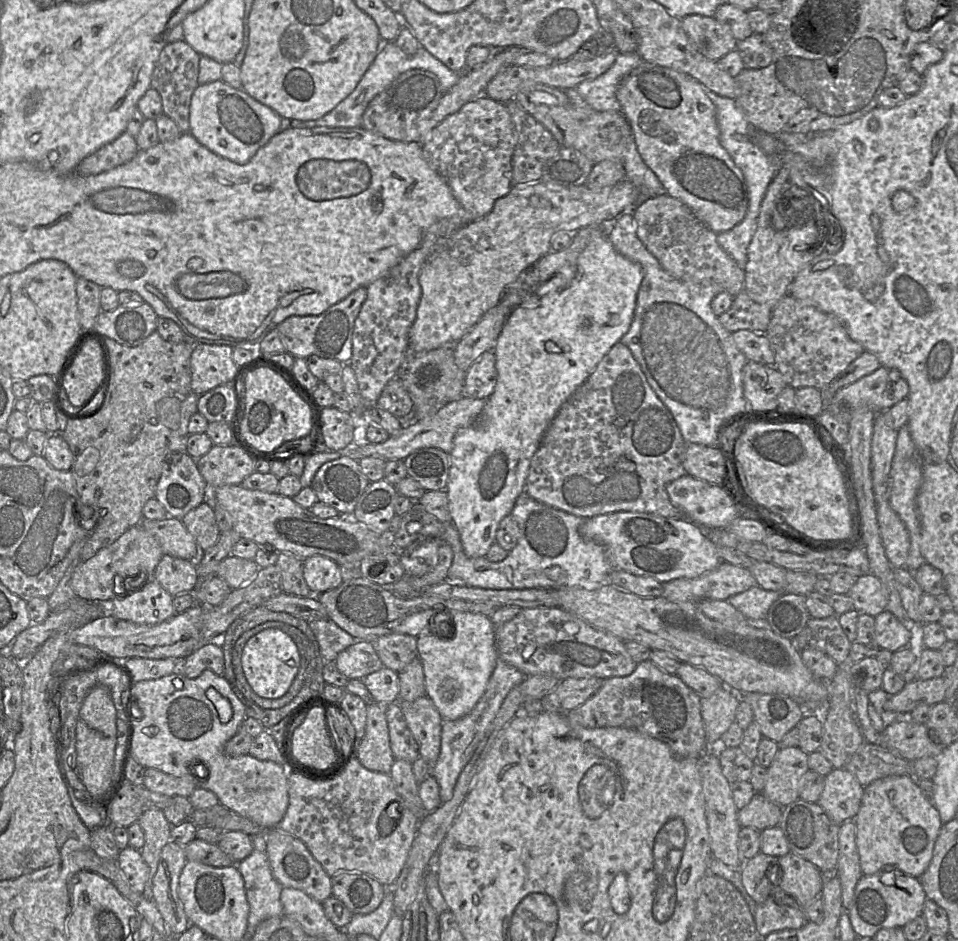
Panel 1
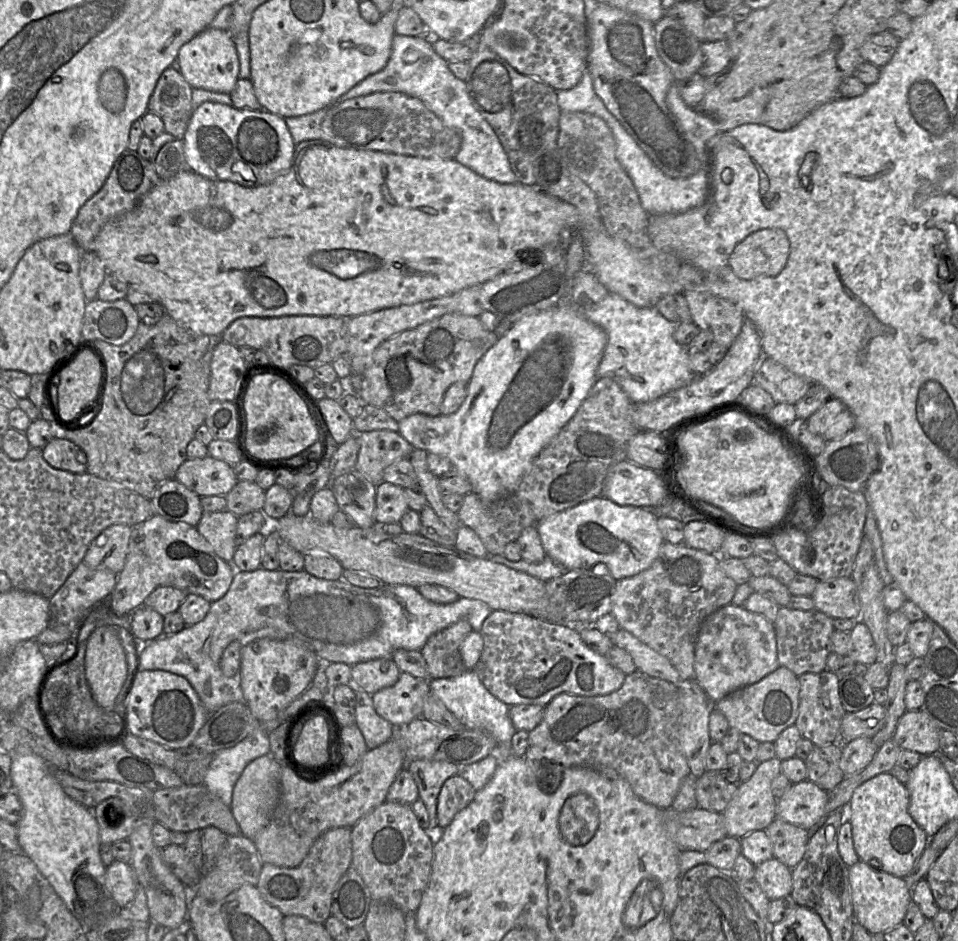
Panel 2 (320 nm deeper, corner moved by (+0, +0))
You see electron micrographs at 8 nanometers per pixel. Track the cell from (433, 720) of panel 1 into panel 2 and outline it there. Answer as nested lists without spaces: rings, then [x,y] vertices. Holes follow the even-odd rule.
[[[418,759],[406,764],[419,792],[419,798],[426,806],[429,815],[429,827],[426,833],[433,844],[437,843],[442,835],[435,834],[433,829],[437,823],[437,801],[444,782],[451,776],[458,775],[460,766],[445,760]]]

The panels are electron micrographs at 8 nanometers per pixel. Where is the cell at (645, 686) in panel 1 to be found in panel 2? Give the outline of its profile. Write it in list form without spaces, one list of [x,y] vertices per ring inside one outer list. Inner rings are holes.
[[[636,670],[626,675],[622,686],[606,695],[578,696],[561,693],[544,709],[538,726],[529,732],[529,746],[524,758],[538,778],[540,762],[569,767],[587,767],[609,779],[625,779],[634,794],[660,809],[670,808],[681,781],[690,774],[678,740],[681,717],[681,684],[651,677]]]

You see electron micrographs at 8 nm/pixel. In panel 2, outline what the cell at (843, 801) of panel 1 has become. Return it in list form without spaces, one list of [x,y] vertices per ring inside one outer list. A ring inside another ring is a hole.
[[[809,780],[791,787],[776,801],[776,817],[810,831],[818,829],[827,816],[828,792]]]

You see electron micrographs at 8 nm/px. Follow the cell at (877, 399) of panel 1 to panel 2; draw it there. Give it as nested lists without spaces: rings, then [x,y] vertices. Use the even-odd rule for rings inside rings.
[[[830,398],[807,420],[808,429],[826,441],[844,437],[855,428],[855,418],[848,407],[837,398]]]

